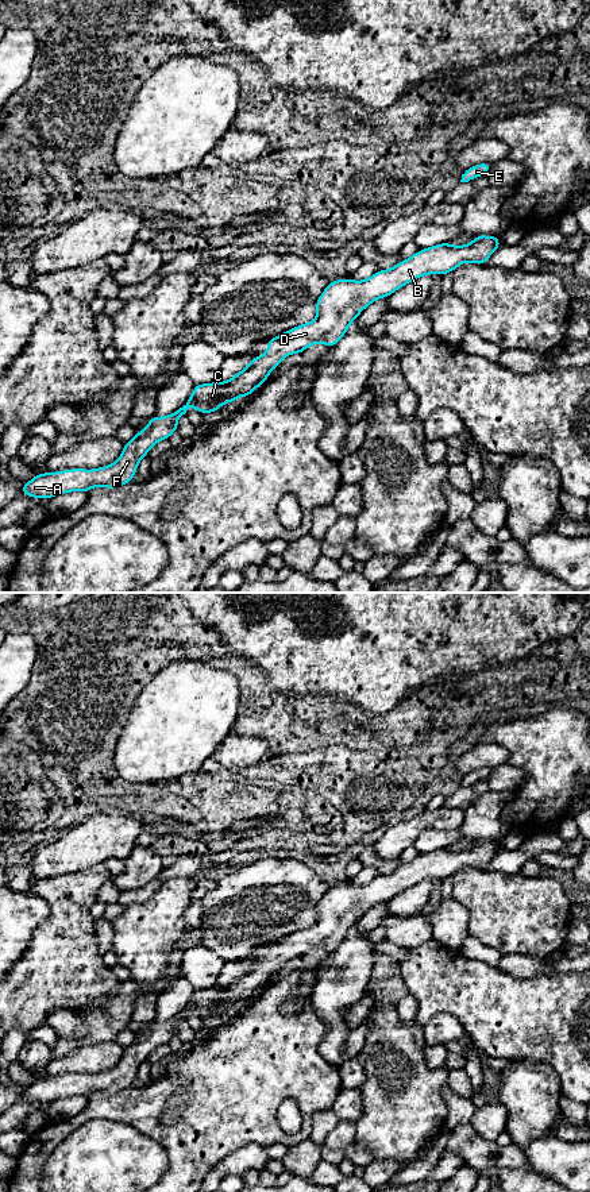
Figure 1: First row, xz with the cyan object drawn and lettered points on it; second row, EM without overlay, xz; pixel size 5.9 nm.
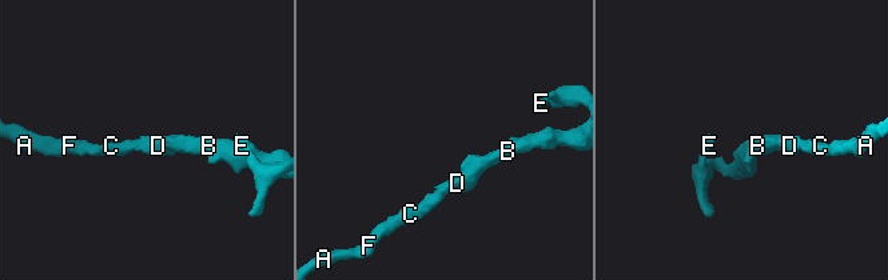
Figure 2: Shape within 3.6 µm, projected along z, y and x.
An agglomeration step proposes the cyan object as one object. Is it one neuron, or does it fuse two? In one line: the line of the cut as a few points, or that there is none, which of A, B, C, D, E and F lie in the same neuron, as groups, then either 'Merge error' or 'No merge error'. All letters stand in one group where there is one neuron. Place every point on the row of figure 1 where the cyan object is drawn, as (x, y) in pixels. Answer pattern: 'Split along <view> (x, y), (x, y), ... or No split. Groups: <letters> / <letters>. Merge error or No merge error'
No split. Groups: A B C D E F. No merge error

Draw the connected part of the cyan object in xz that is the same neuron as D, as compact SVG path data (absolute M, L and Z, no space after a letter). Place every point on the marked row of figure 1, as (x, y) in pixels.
M478 235L470 244L451 246L448 242L432 246L425 250L419 250L409 259L398 262L396 266L387 270L379 270L365 281L354 279L338 279L324 289L321 296L316 301L317 316L313 321L297 325L270 340L267 340L267 352L255 356L250 364L235 374L225 382L212 382L196 385L189 400L178 408L174 413L165 417L151 417L147 427L136 432L135 437L124 444L120 458L108 466L84 470L73 468L57 472L45 472L35 475L30 482L22 486L20 493L34 498L49 499L57 494L65 494L69 491L89 491L96 486L107 489L116 489L122 485L132 482L136 467L143 456L149 454L151 447L161 441L170 439L171 433L178 429L178 416L188 417L188 406L193 405L200 413L211 413L220 409L221 404L231 404L238 397L248 397L251 393L266 382L273 369L277 369L281 360L292 354L301 354L309 346L315 343L323 343L328 347L333 347L346 335L350 324L359 316L359 313L367 308L373 301L389 297L397 289L409 283L410 281L427 274L452 273L459 265L473 262L483 266L489 256L501 246L498 236Z

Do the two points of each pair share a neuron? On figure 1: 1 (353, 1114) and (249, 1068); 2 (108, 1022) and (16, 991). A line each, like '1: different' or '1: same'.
1: different
2: different

